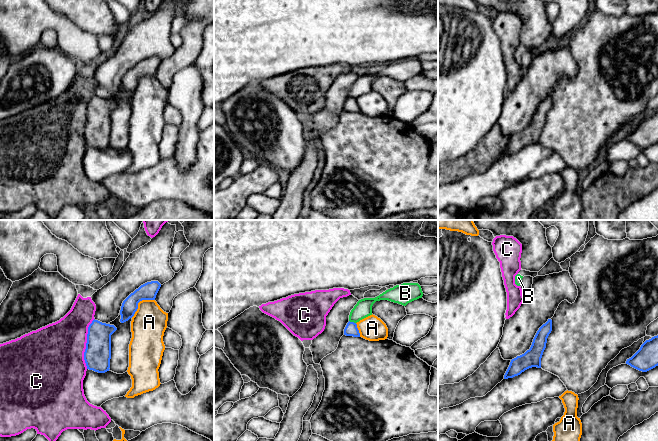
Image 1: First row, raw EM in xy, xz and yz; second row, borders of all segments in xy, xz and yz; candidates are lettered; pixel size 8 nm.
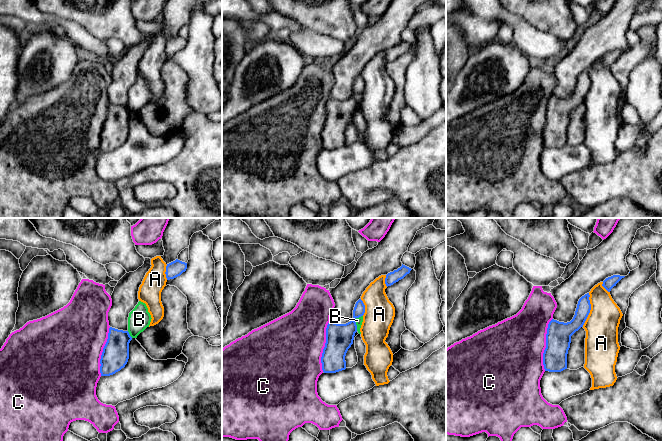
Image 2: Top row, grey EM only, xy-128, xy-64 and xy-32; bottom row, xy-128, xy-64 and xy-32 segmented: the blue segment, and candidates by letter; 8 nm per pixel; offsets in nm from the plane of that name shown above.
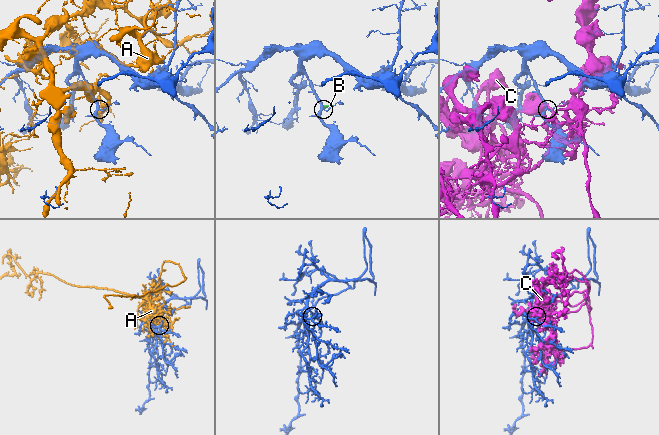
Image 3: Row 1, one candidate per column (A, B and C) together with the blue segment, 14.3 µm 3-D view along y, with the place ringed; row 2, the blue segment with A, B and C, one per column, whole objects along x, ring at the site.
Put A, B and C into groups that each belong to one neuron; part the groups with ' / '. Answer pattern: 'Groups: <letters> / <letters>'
Groups: A / B / C

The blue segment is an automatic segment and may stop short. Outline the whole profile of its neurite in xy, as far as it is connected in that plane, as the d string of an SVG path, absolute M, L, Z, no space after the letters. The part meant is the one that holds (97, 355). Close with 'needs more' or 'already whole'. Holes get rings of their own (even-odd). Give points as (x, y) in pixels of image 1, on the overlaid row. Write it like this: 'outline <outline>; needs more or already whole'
outline M93 320L88 327L84 360L87 369L105 373L110 369L111 335L117 330L114 325Z; already whole

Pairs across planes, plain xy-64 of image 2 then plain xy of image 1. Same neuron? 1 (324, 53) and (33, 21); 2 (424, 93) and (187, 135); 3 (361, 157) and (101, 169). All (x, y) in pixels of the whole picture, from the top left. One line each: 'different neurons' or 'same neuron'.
1: same neuron
2: same neuron
3: same neuron

